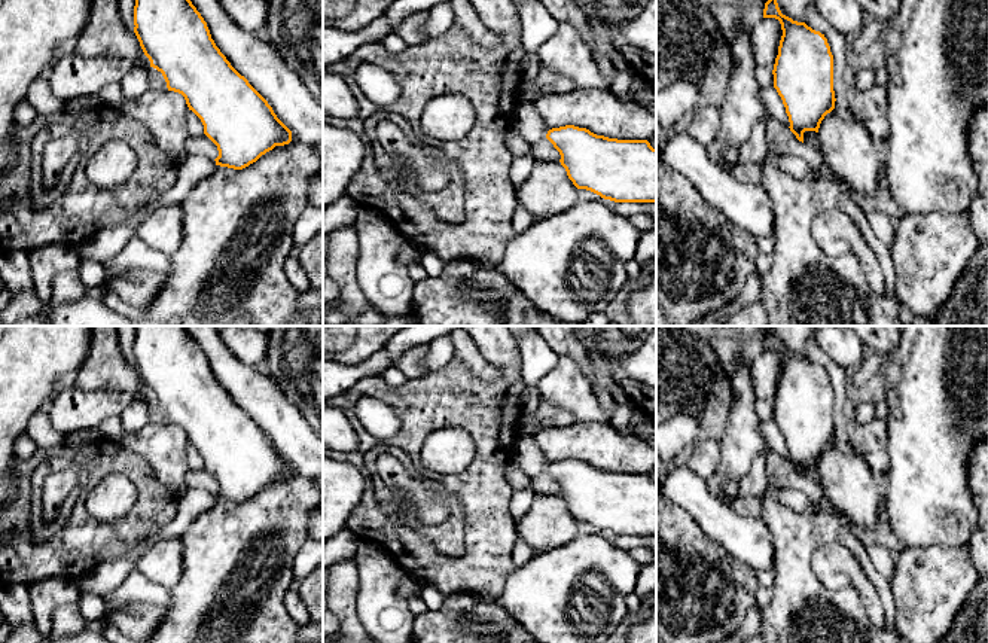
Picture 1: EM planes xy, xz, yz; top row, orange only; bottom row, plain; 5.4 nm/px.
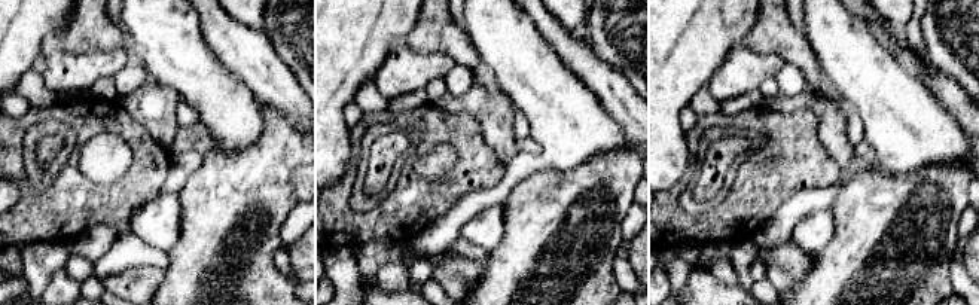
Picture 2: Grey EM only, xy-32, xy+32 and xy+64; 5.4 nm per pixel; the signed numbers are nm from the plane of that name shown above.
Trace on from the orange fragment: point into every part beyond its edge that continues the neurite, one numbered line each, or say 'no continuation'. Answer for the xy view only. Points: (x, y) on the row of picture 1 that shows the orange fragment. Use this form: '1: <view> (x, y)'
1: xy (106, 244)

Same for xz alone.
1: xz (527, 121)

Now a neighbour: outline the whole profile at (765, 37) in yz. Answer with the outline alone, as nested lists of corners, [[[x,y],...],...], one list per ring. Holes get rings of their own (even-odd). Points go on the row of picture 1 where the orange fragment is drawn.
[[[763,18],[751,28],[751,48],[759,67],[774,70],[781,36],[781,24],[775,18]]]

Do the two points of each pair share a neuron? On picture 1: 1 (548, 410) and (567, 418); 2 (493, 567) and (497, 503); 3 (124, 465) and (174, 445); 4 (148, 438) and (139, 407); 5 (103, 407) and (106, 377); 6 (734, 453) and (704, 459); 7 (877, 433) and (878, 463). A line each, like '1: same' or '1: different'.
1: same
2: same
3: different
4: different
5: different
6: different
7: same

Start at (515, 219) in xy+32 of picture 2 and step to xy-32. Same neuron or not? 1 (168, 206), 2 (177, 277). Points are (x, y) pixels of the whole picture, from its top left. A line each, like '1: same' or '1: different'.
1: different
2: same

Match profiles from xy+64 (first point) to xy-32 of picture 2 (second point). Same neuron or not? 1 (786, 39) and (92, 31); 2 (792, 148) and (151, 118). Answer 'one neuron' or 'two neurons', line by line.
1: one neuron
2: two neurons

